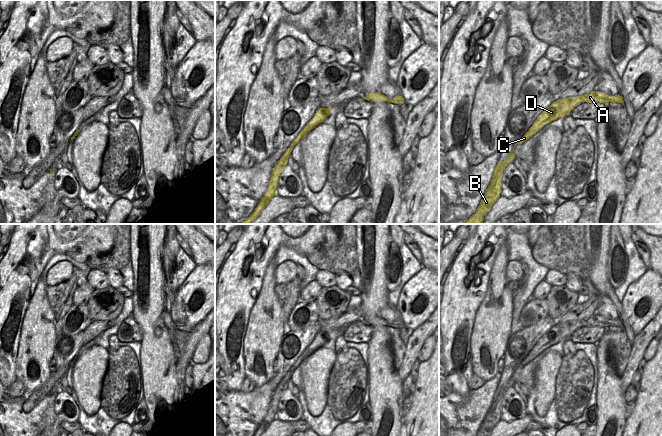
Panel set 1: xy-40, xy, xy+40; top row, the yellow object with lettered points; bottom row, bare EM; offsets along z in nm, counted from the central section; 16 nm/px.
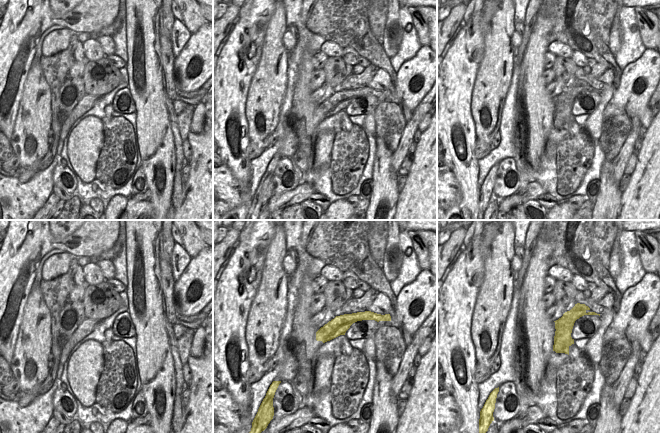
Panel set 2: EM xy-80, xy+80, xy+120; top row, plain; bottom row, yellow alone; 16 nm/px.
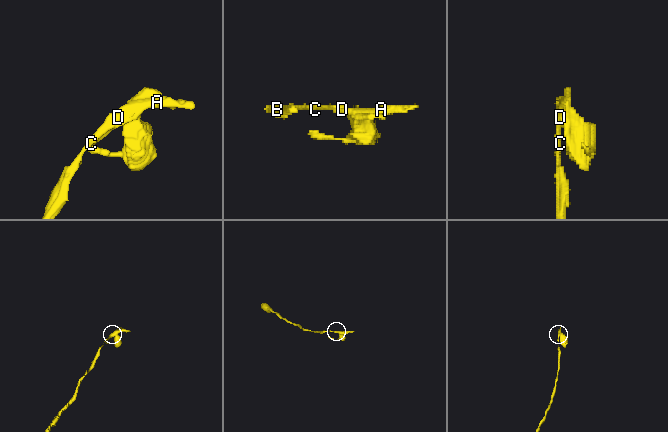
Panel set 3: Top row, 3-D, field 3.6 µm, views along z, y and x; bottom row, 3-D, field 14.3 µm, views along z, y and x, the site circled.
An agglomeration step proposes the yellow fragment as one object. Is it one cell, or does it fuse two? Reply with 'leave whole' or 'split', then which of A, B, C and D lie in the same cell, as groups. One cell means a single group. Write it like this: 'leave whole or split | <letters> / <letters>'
split | A C D / B

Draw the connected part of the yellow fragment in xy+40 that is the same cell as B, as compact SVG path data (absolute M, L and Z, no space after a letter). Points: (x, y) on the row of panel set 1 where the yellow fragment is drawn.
M515 147L505 161L497 162L491 183L487 188L477 211L469 219L467 219L466 224L483 224L484 216L490 211L492 205L500 197L502 174L505 167L515 159L515 155L513 154L514 149Z

